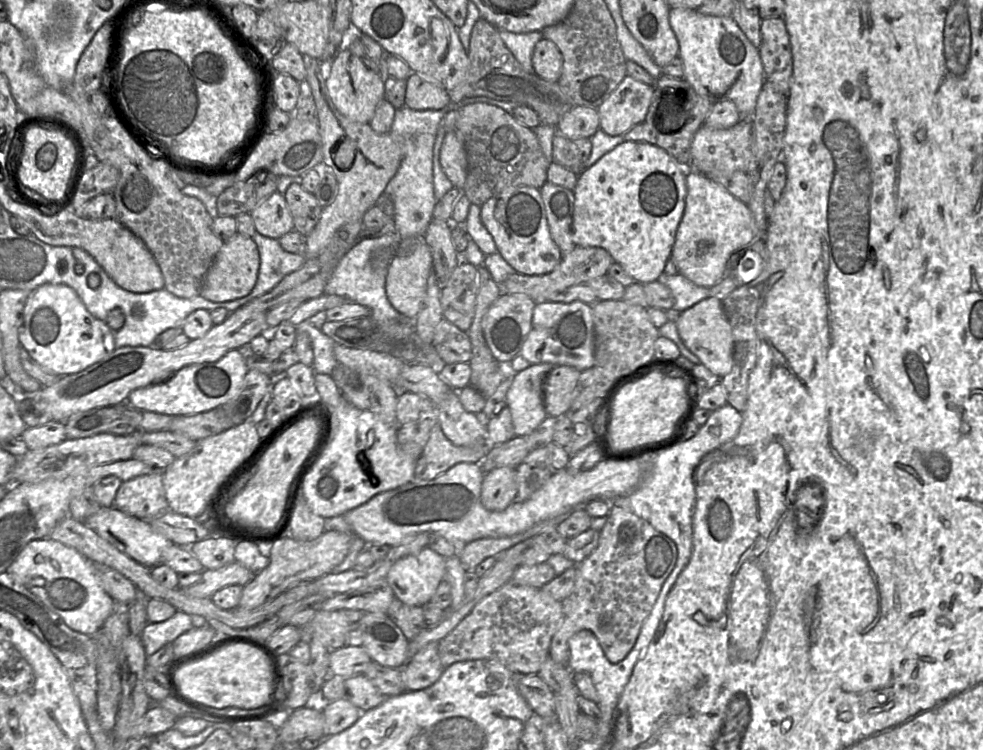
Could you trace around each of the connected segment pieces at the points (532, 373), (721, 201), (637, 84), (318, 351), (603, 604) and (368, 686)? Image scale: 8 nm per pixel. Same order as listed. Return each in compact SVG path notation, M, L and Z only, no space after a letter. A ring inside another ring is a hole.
M550 363L531 364L513 375L506 407L511 412L515 436L529 435L547 417L544 382L554 367Z
M691 168L686 171L685 180L685 207L670 260L678 274L697 286L710 288L726 276L727 263L731 256L756 239L755 225L748 206L721 185Z
M626 76L597 108L599 128L610 136L623 136L644 121L654 87Z
M307 320L302 321L295 327L297 331L304 331L310 337L314 354L312 364L314 371L331 375L338 363L334 356L334 341Z
M612 505L607 521L599 532L596 548L581 563L576 564L575 585L570 595L562 600L563 616L560 626L552 636L549 656L556 663L567 665L569 639L577 632L587 629L596 636L611 663L623 660L634 647L643 622L649 616L664 581L672 572L676 558L677 548L669 537L643 518Z
M364 674L345 678L344 689L344 698L362 712L379 706L386 698Z

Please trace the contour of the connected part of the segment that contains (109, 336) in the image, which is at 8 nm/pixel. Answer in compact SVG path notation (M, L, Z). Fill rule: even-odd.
M43 284L29 293L19 341L29 356L48 372L67 376L83 371L116 349L114 338L115 332L87 310L73 288Z

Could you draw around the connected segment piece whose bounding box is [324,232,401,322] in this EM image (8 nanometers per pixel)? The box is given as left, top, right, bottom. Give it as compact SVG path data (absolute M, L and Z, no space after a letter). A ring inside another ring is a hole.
M390 232L364 237L356 241L334 268L325 284L324 293L342 296L352 303L368 307L371 310L369 317L377 322L399 317L400 313L391 305L385 292L385 281L389 266L386 268L374 268L371 264L371 256L374 251L380 248L396 247L400 240L397 233Z

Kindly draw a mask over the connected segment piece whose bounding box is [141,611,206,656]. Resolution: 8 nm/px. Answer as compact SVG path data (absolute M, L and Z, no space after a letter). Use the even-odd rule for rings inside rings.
M177 611L171 618L163 622L147 622L141 634L146 656L150 656L164 645L172 643L193 627L202 627L205 624L205 618L198 615L190 616L182 611Z

